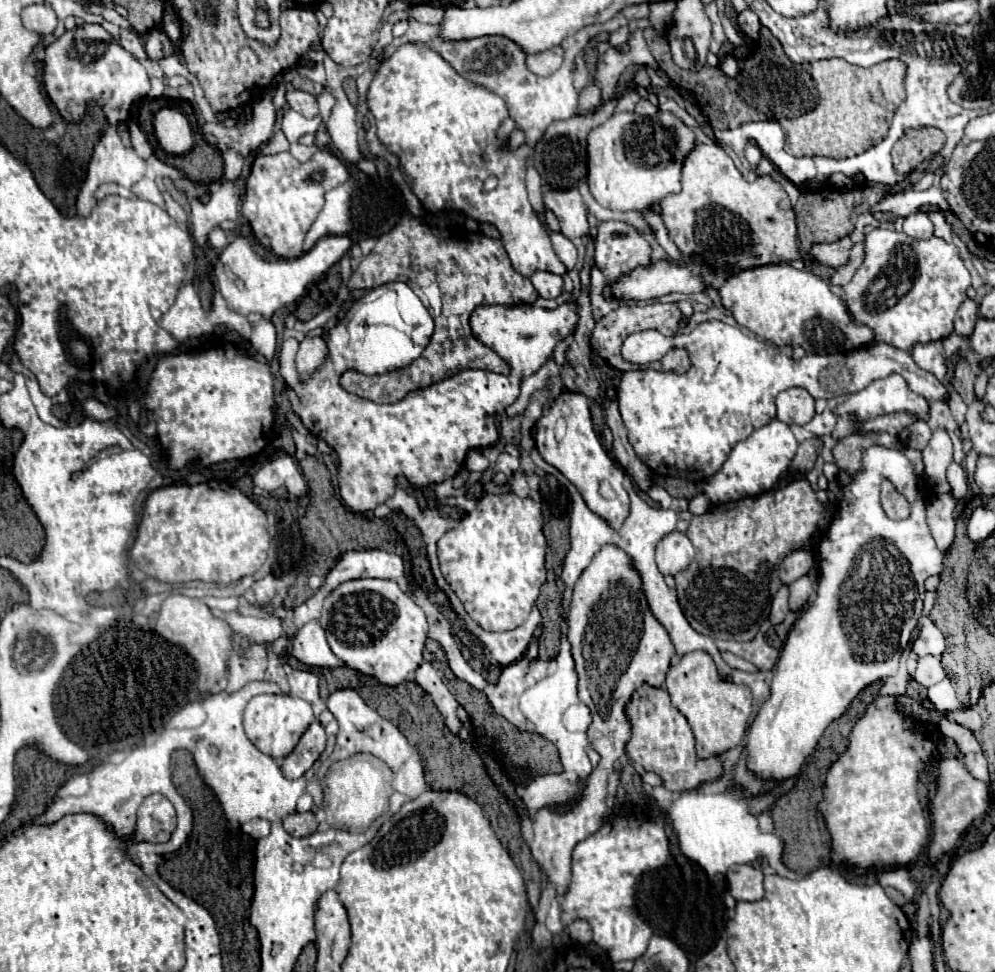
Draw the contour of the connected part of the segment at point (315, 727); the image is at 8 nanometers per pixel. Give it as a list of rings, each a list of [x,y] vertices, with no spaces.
[[[318,720],[310,724],[310,728],[302,734],[296,748],[284,758],[282,762],[282,774],[286,778],[300,778],[304,772],[318,760],[318,756],[324,752],[326,746],[326,734]]]

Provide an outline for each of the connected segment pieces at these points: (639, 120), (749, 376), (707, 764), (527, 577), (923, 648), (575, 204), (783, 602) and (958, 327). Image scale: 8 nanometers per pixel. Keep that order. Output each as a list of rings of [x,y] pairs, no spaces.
[[[658,110],[652,116],[640,116],[636,112],[614,114],[602,126],[594,128],[588,136],[588,184],[594,198],[610,210],[636,210],[648,212],[668,194],[680,192],[680,172],[686,156],[694,150],[694,132],[672,112]]]
[[[720,320],[702,322],[692,332],[672,338],[654,330],[636,332],[624,340],[622,356],[634,364],[646,364],[660,360],[670,348],[684,348],[690,356],[690,368],[684,374],[624,372],[618,386],[620,414],[636,456],[654,474],[694,482],[714,476],[734,444],[774,420],[774,398],[792,386],[810,390],[812,398],[834,398],[858,392],[872,380],[898,372],[914,392],[930,402],[944,400],[948,394],[948,388],[918,368],[908,352],[890,344],[876,342],[848,354],[806,354],[802,360],[792,360],[772,342],[746,336],[740,328]]]
[[[642,686],[628,704],[628,718],[632,722],[632,738],[626,746],[632,762],[640,762],[648,772],[656,772],[668,790],[694,788],[704,780],[720,776],[720,758],[698,760],[694,748],[694,734],[688,720],[670,704],[670,696],[662,688]]]
[[[490,494],[476,504],[476,512],[478,512],[476,516],[464,518],[456,528],[450,528],[438,540],[440,568],[446,582],[462,602],[464,610],[480,628],[490,632],[514,630],[528,618],[540,594],[540,586],[546,582],[546,568],[544,568],[546,540],[542,532],[544,526],[542,510],[540,504],[530,498],[522,500],[516,494],[500,494],[500,496]]]
[[[920,616],[918,626],[920,626],[920,636],[914,642],[914,652],[918,656],[928,656],[928,654],[942,656],[946,650],[942,632],[934,626],[934,622],[928,616]]]
[[[544,188],[544,202],[546,208],[556,214],[560,222],[560,232],[566,238],[578,238],[588,234],[588,208],[576,188],[568,192]]]
[[[782,586],[782,588],[776,592],[774,600],[772,600],[772,612],[770,612],[772,624],[780,624],[780,622],[786,618],[788,612],[790,612],[790,610],[788,610],[788,586]]]
[[[966,298],[966,300],[960,304],[958,312],[956,312],[954,332],[956,332],[956,334],[962,334],[962,336],[972,334],[976,320],[978,320],[978,304],[976,304],[972,298]]]

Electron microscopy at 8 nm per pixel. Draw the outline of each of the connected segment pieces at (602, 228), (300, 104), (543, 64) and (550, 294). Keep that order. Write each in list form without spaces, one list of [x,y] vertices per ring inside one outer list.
[[[608,220],[598,226],[594,262],[610,282],[630,274],[634,268],[650,266],[650,256],[652,246],[632,224]]]
[[[286,90],[286,102],[292,110],[312,118],[318,114],[318,104],[316,104],[316,98],[312,94],[306,94],[302,90]]]
[[[550,48],[546,52],[538,52],[528,56],[528,68],[538,74],[538,76],[550,76],[552,72],[556,72],[562,64],[562,48]]]
[[[534,272],[530,276],[530,282],[534,284],[534,288],[538,290],[538,294],[542,298],[556,298],[556,296],[560,296],[562,294],[562,286],[564,286],[562,276],[552,274],[552,272]]]

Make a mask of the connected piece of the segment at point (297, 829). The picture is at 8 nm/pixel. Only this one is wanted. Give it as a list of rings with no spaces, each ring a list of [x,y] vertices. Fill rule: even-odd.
[[[294,812],[294,814],[286,816],[282,822],[284,822],[284,830],[290,836],[296,836],[296,838],[298,836],[308,836],[308,834],[316,832],[316,828],[318,828],[318,822],[316,822],[312,812],[304,812],[304,814]]]

